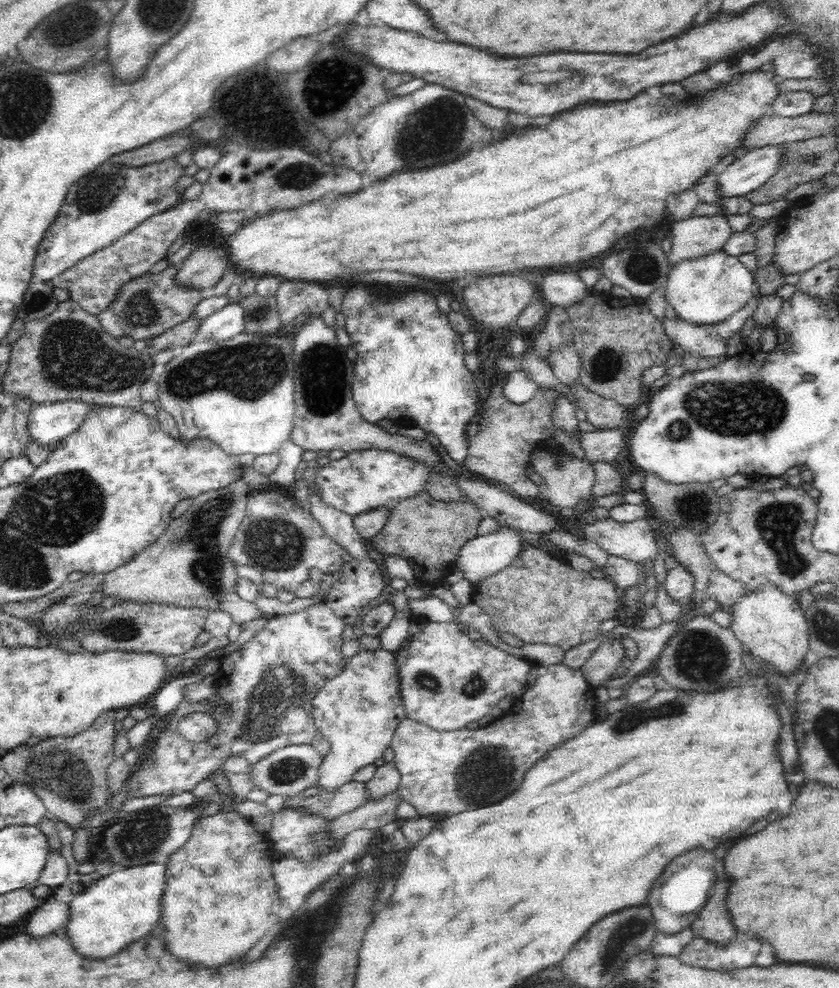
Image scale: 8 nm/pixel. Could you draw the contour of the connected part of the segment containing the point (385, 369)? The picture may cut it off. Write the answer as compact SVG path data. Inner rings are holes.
M356 286L352 290L346 292L344 296L344 302L342 302L342 314L345 318L345 330L351 338L354 350L357 352L357 357L353 363L354 367L354 380L352 382L352 392L354 400L356 401L356 406L362 418L367 423L376 423L379 420L393 420L399 427L403 426L419 426L426 431L432 433L444 446L444 450L448 453L448 456L462 466L467 457L467 450L469 444L469 438L466 436L466 428L471 422L475 421L477 415L479 414L481 408L482 397L480 392L477 390L476 384L474 384L474 374L471 372L464 364L465 352L462 347L461 334L458 334L452 329L452 325L448 321L446 313L440 313L438 307L436 307L436 298L428 292L394 292L390 296L382 296L378 294L376 290L368 288L368 286Z

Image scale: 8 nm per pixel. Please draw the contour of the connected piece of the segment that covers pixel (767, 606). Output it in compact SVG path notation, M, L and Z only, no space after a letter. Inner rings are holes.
M766 582L725 610L731 616L731 629L743 648L759 661L771 664L776 672L784 676L794 674L809 654L809 626L805 612L792 595L784 594L777 586Z

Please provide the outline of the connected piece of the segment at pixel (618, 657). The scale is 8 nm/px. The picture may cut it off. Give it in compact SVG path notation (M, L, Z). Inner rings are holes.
M614 640L600 644L590 655L590 658L579 668L584 678L593 687L601 686L608 676L616 672L625 657L621 640Z

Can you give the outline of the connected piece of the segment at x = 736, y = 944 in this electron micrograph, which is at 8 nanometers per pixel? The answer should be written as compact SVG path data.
M736 934L726 945L716 946L705 938L694 937L683 948L678 959L685 966L704 970L740 970L754 966L760 950L760 940L746 934Z

